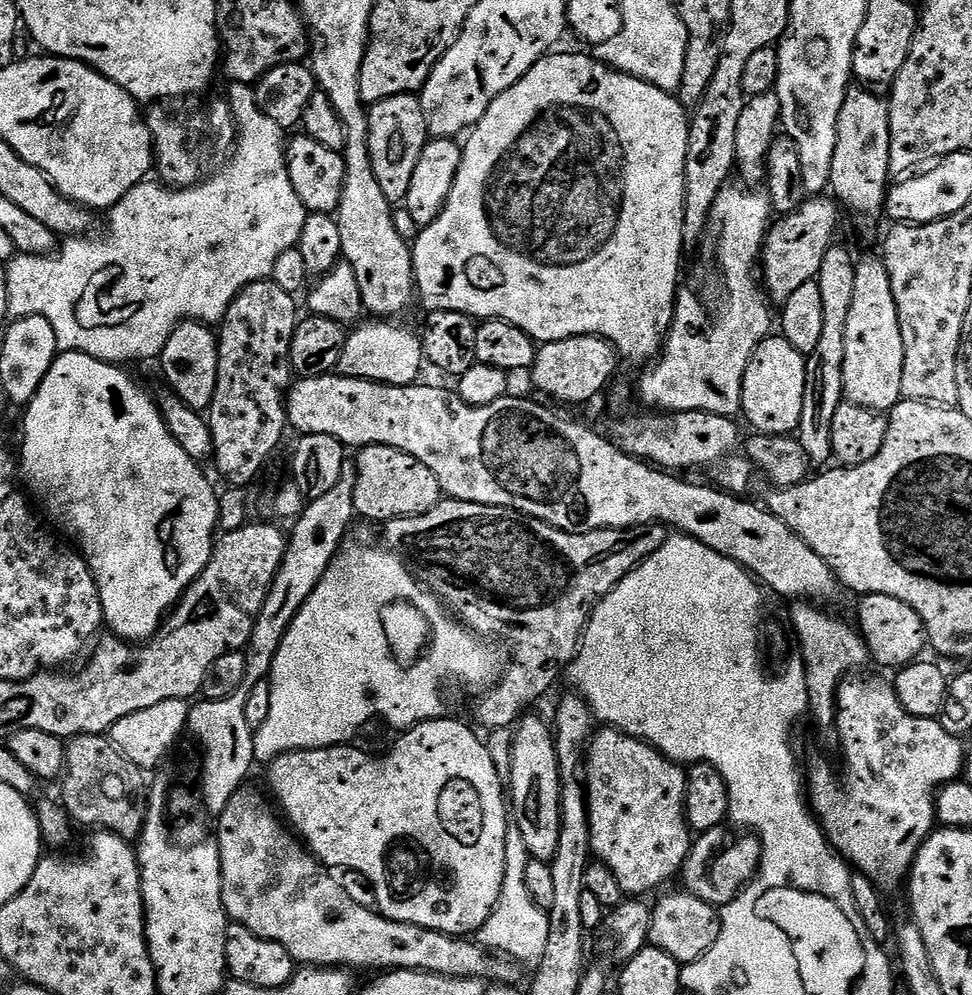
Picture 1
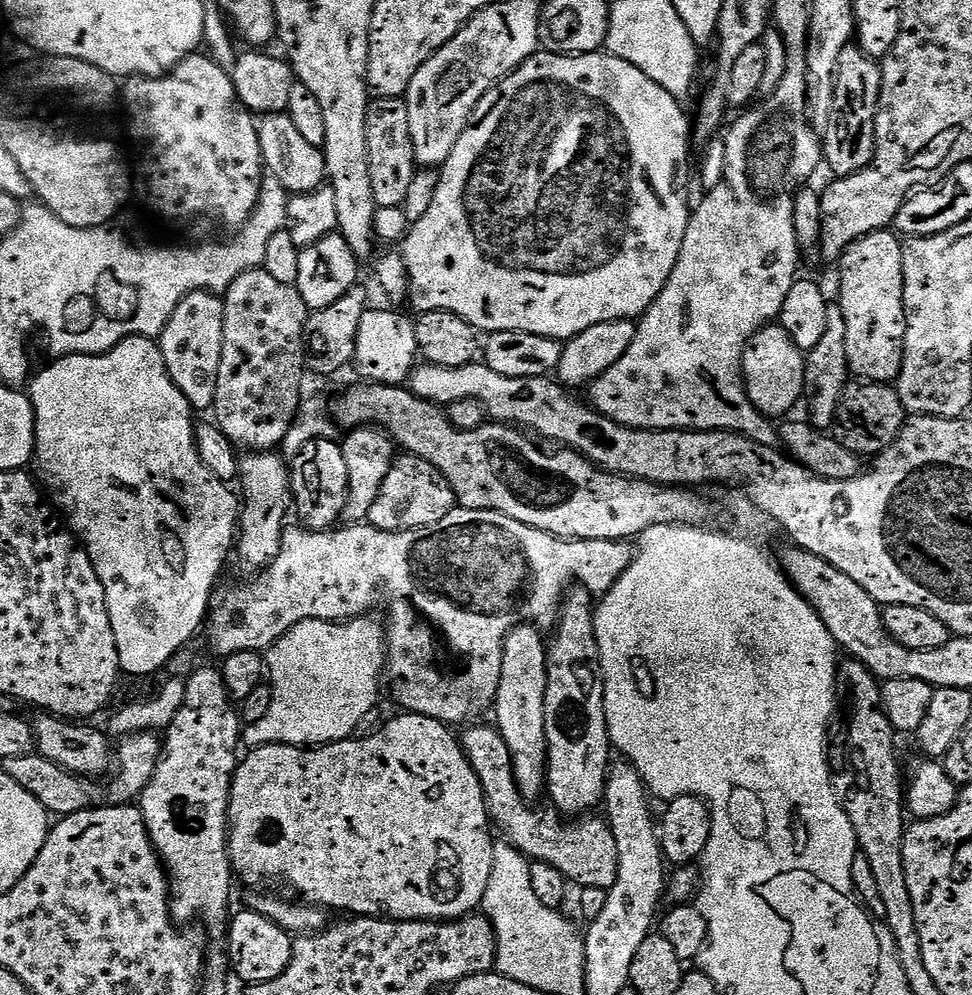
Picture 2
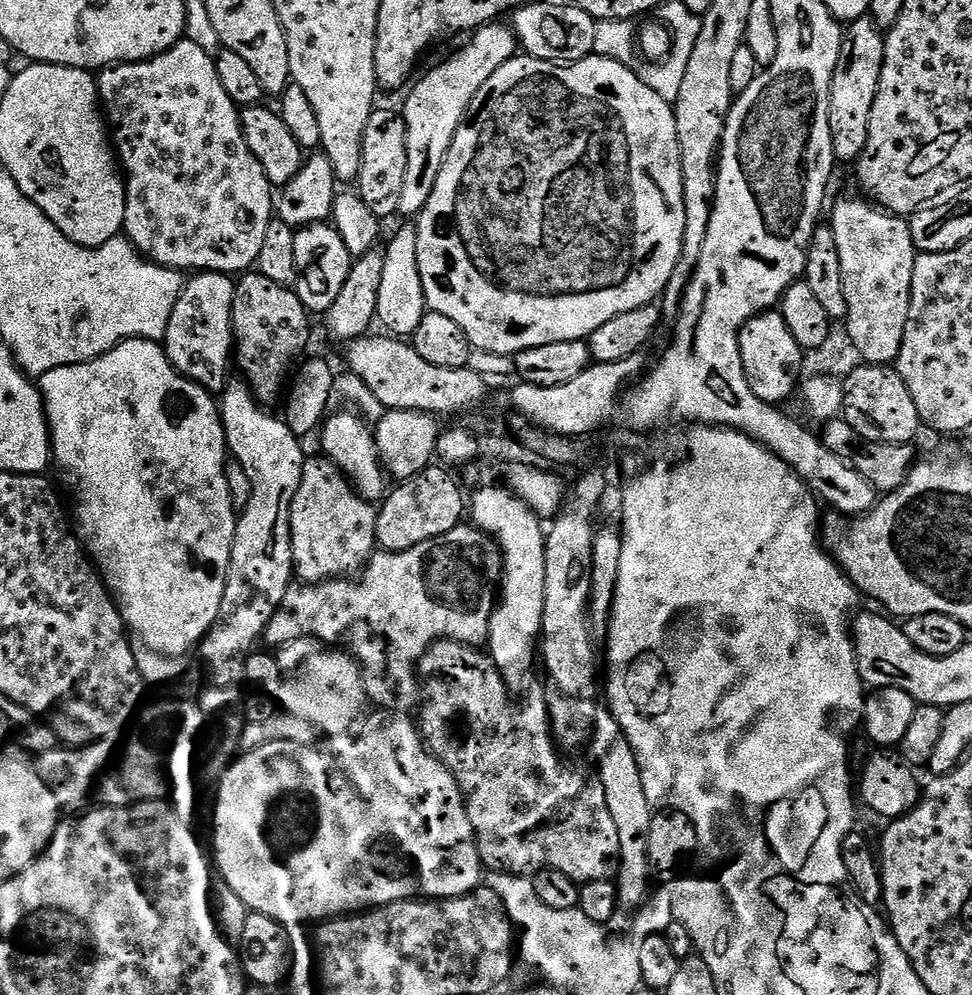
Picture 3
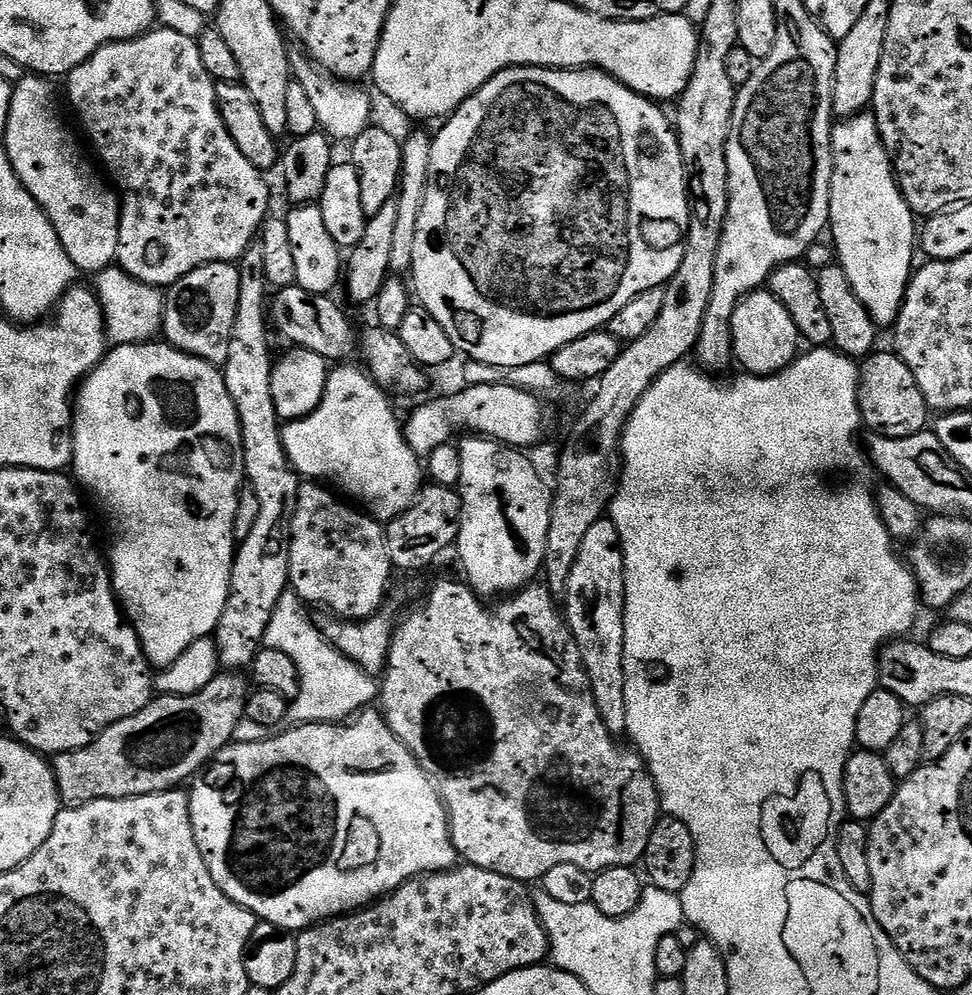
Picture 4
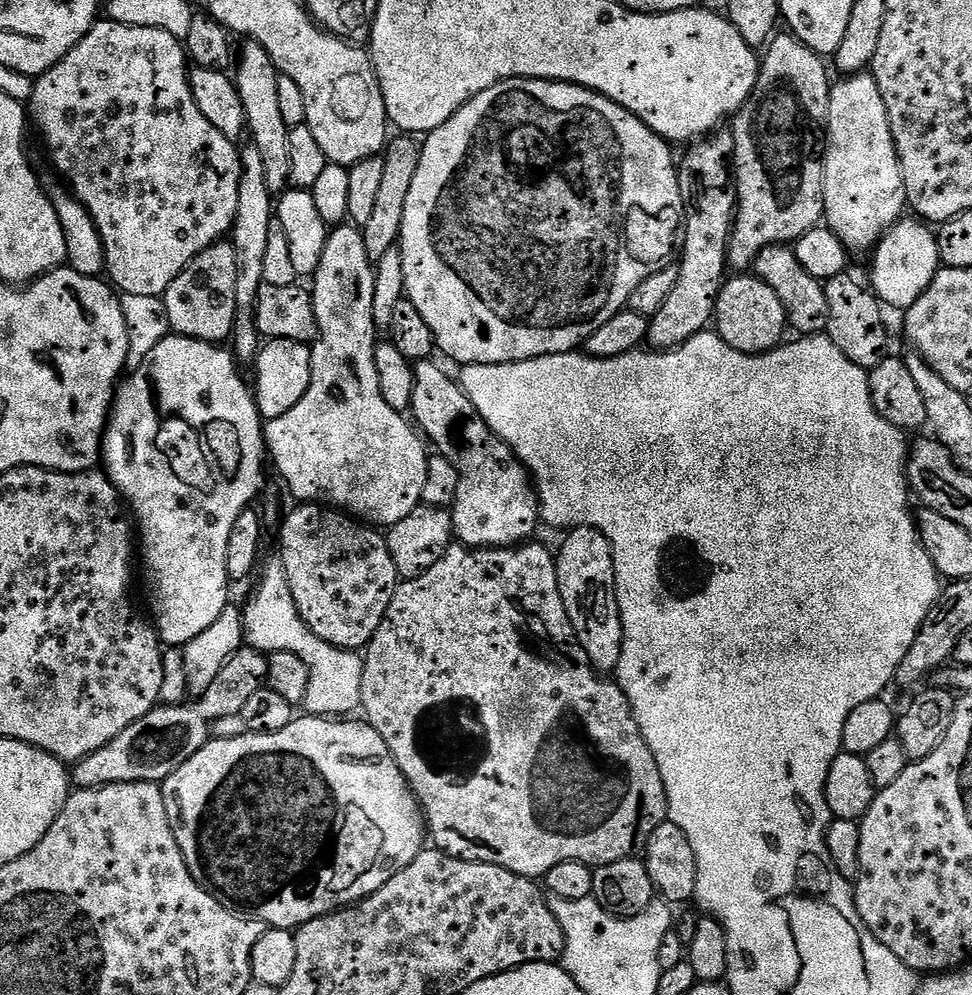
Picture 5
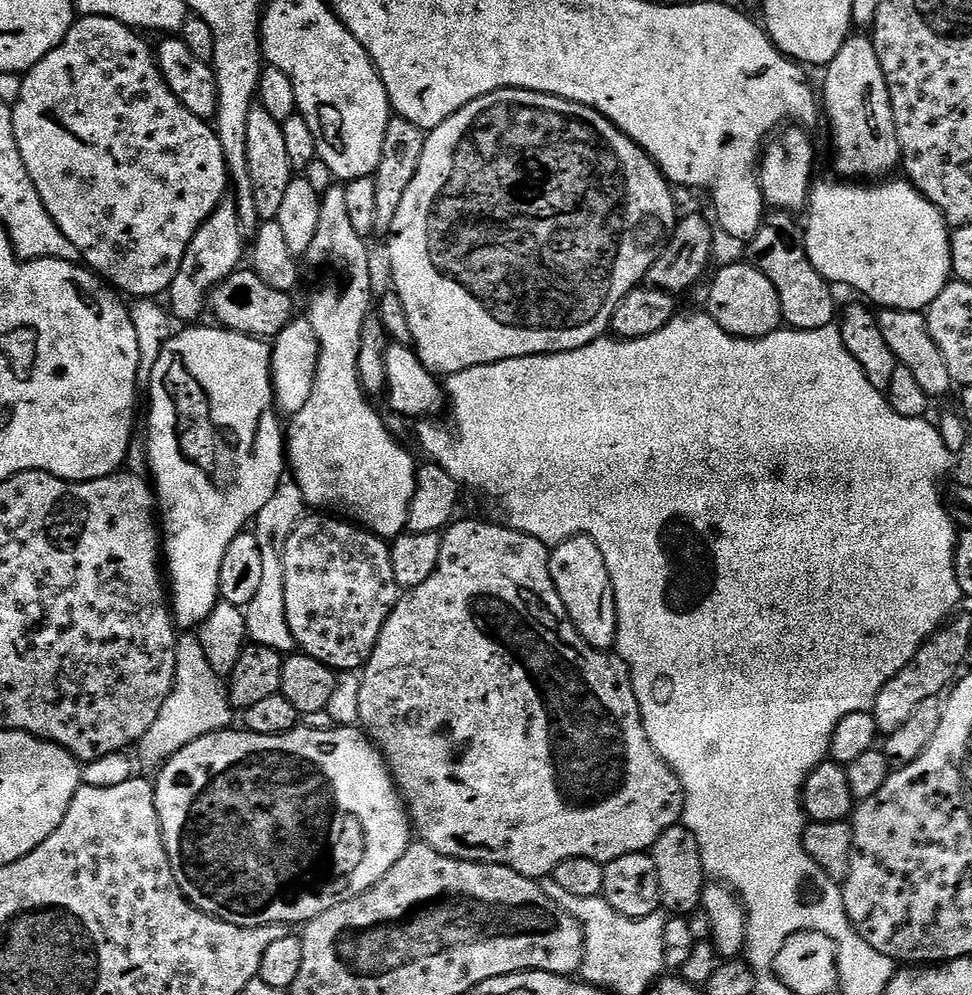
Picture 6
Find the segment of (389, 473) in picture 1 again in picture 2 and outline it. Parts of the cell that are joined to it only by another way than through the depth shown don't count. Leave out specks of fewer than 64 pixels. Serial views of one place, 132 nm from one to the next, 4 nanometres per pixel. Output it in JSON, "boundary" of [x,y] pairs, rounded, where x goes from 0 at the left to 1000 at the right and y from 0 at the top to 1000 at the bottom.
{"boundary":[[[416,456],[403,465],[401,476],[397,476],[397,484],[393,484],[393,492],[389,492],[385,509],[381,509],[378,526],[384,527],[389,533],[417,535],[455,525],[455,521],[459,521],[467,510],[470,510],[469,497],[455,475],[442,468],[442,464]]]}

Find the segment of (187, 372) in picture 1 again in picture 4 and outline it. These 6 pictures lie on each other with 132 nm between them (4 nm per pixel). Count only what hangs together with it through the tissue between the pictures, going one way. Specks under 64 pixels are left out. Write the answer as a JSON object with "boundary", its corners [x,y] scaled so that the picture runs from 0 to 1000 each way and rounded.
{"boundary":[[[242,264],[209,265],[172,290],[167,338],[178,350],[229,368],[237,356],[241,320],[245,316],[247,271]]]}

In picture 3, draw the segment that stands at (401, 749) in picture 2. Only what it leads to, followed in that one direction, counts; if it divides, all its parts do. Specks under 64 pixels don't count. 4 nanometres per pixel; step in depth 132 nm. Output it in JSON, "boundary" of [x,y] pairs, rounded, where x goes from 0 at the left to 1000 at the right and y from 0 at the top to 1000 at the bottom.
{"boundary":[[[398,714],[384,715],[384,720],[379,724],[379,733],[370,736],[367,740],[363,738],[355,738],[352,740],[338,740],[330,743],[328,746],[306,746],[303,744],[279,744],[274,748],[267,748],[264,752],[256,754],[252,760],[247,760],[244,764],[240,763],[235,771],[225,777],[226,789],[222,792],[222,817],[218,820],[218,828],[222,833],[218,836],[218,852],[220,857],[220,872],[224,877],[225,883],[233,886],[233,890],[237,890],[237,894],[241,894],[241,898],[245,898],[245,903],[249,903],[251,912],[256,918],[264,917],[265,919],[274,919],[274,923],[282,923],[287,929],[299,931],[302,929],[318,930],[322,927],[332,927],[359,919],[369,919],[376,915],[385,913],[394,913],[396,909],[404,909],[410,905],[426,905],[429,903],[448,903],[451,905],[462,905],[468,901],[479,901],[483,896],[487,896],[489,892],[495,891],[496,881],[500,876],[500,869],[494,863],[494,854],[490,849],[490,834],[481,821],[481,809],[477,806],[477,798],[473,795],[473,787],[470,786],[465,775],[455,767],[450,760],[444,759],[440,749],[437,748],[435,740],[432,738],[429,725],[423,719],[415,716],[400,716]]]}

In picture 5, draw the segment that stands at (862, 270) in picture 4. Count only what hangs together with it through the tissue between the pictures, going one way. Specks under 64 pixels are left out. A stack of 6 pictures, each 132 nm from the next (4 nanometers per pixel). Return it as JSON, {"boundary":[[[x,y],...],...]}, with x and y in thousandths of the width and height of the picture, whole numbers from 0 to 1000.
{"boundary":[[[872,74],[855,85],[852,94],[852,120],[850,122],[850,148],[848,162],[848,216],[847,224],[853,233],[868,244],[873,254],[896,254],[907,238],[925,225],[934,209],[932,187],[922,158],[922,144],[916,131],[916,119],[907,90],[896,74]]]}

